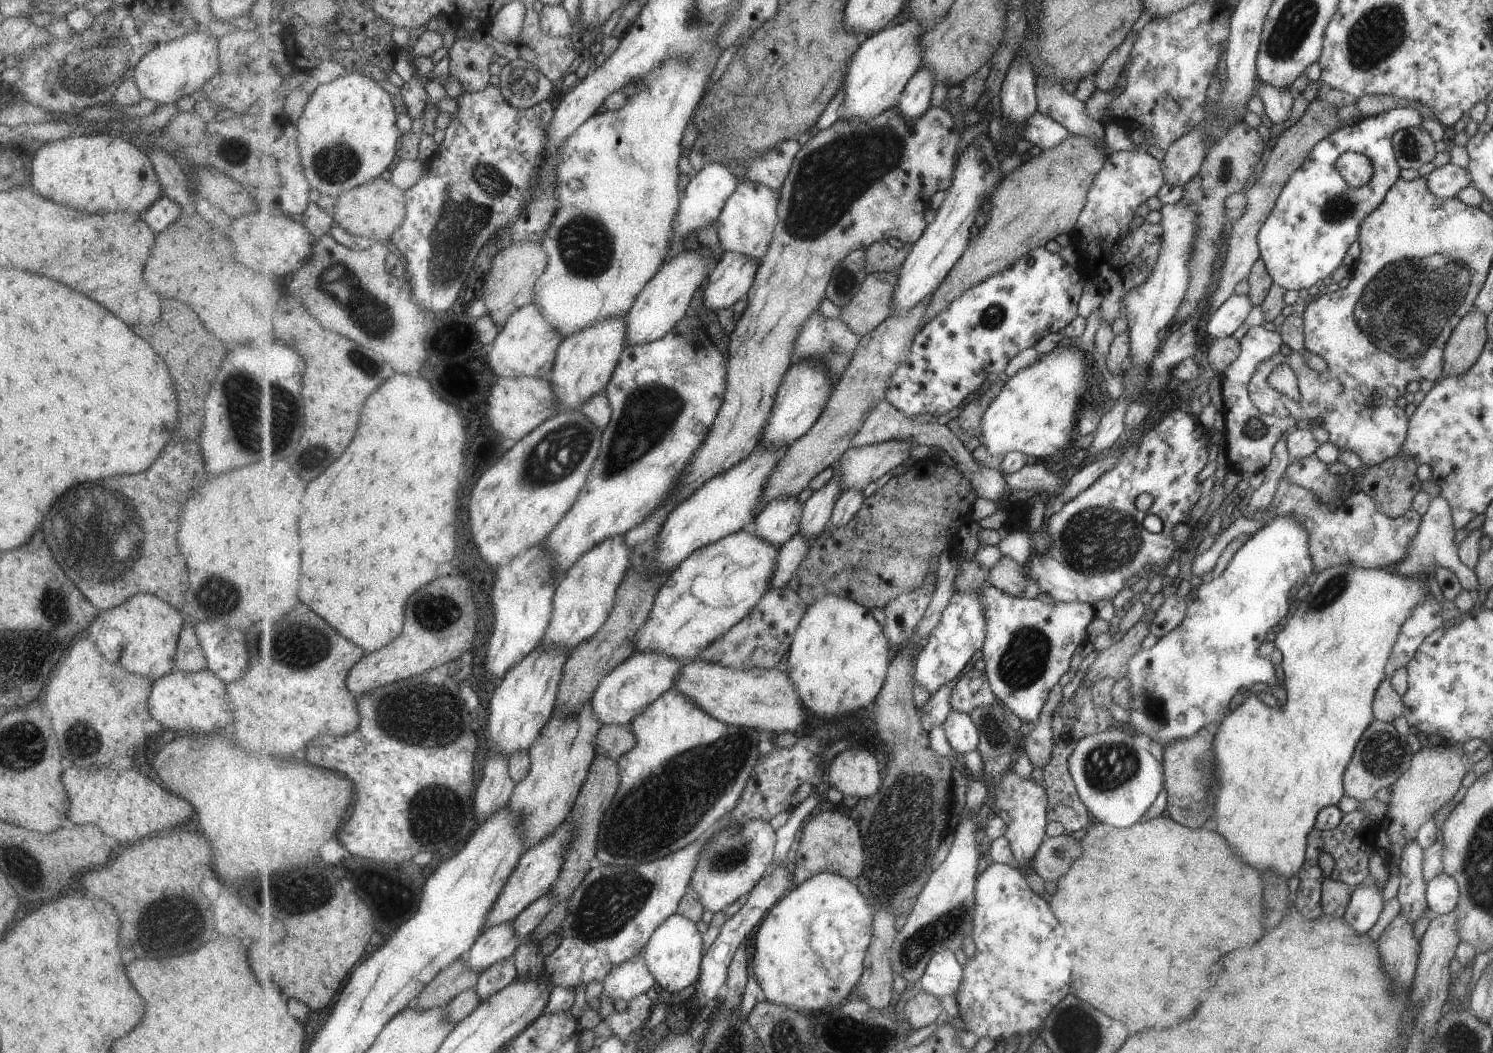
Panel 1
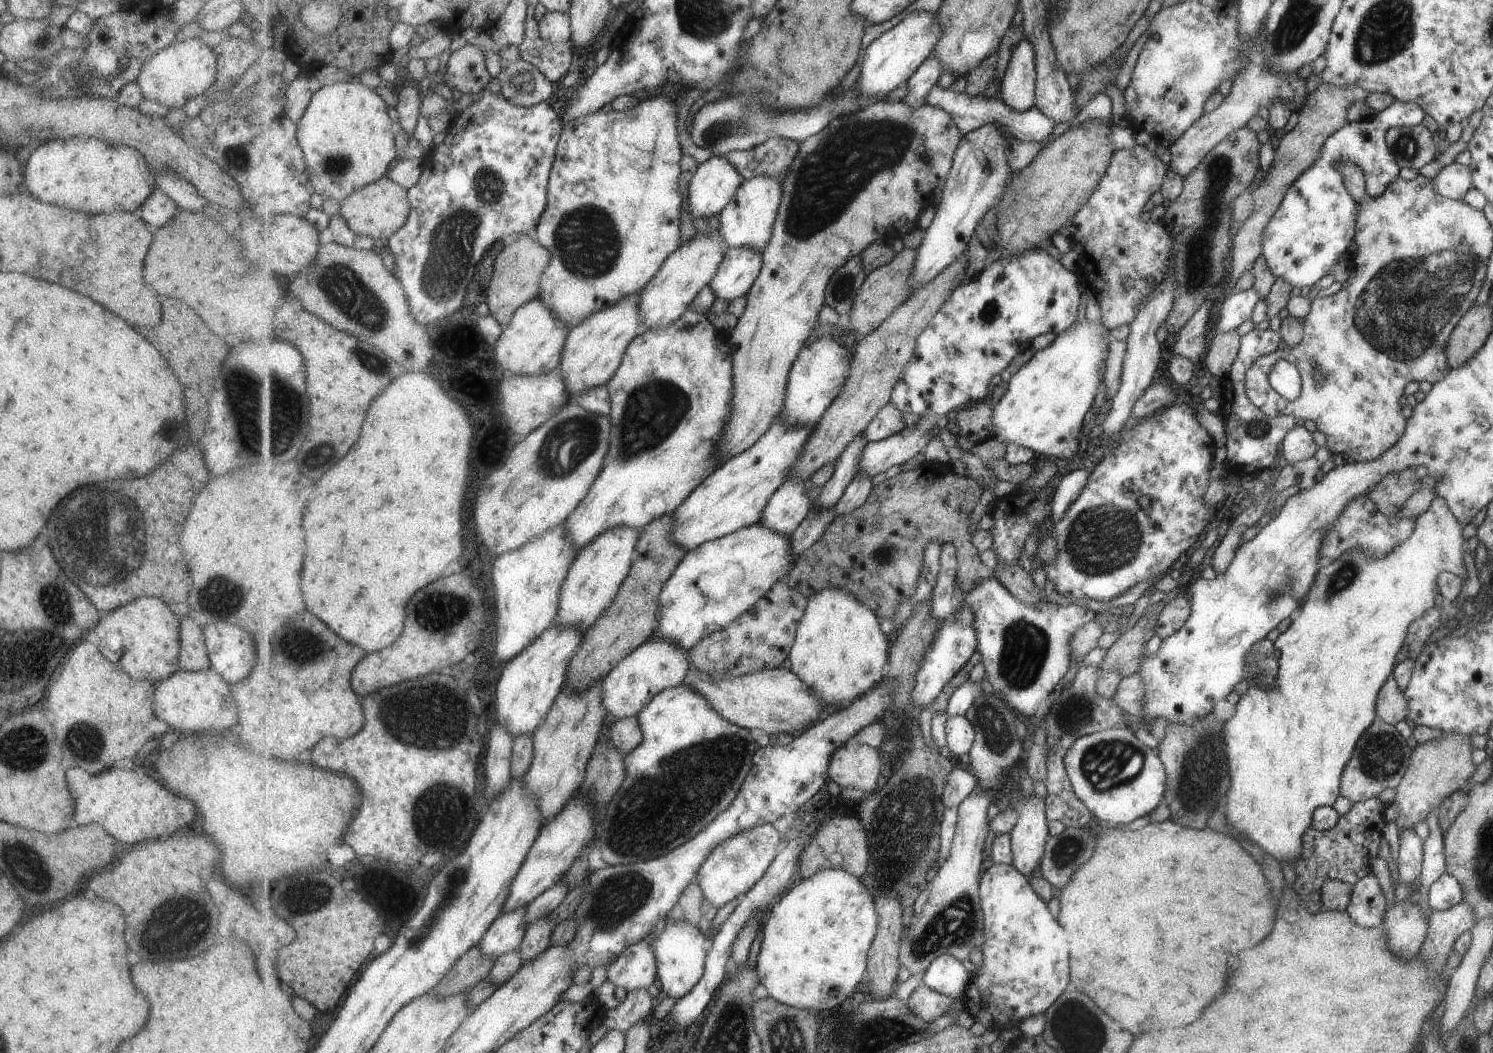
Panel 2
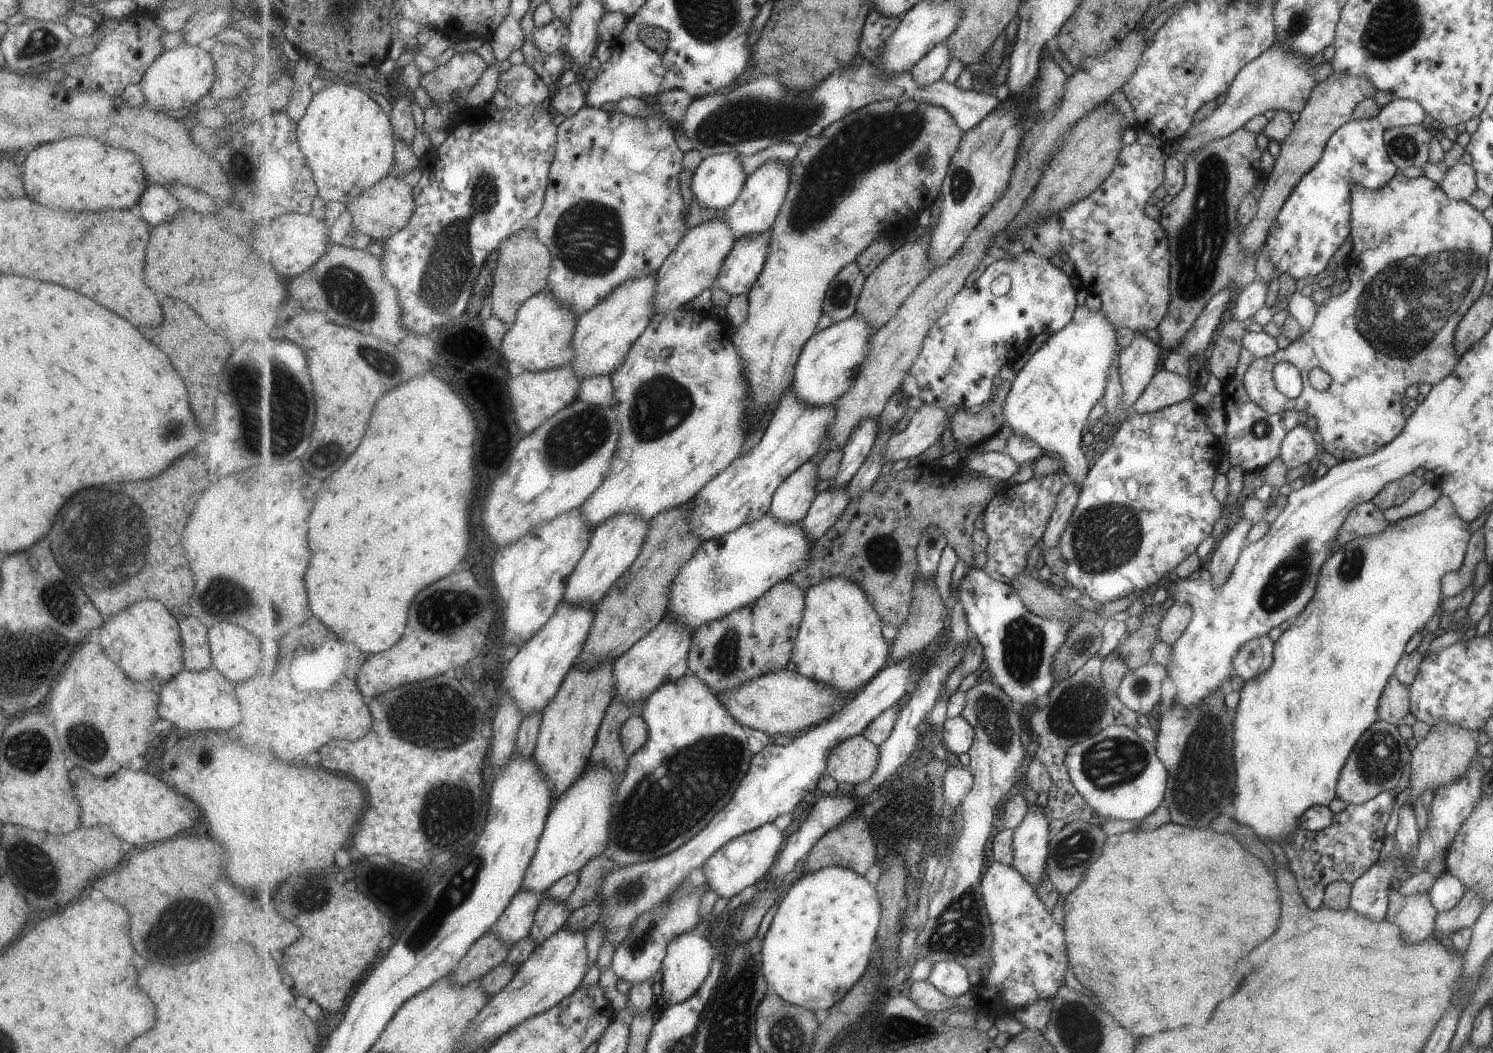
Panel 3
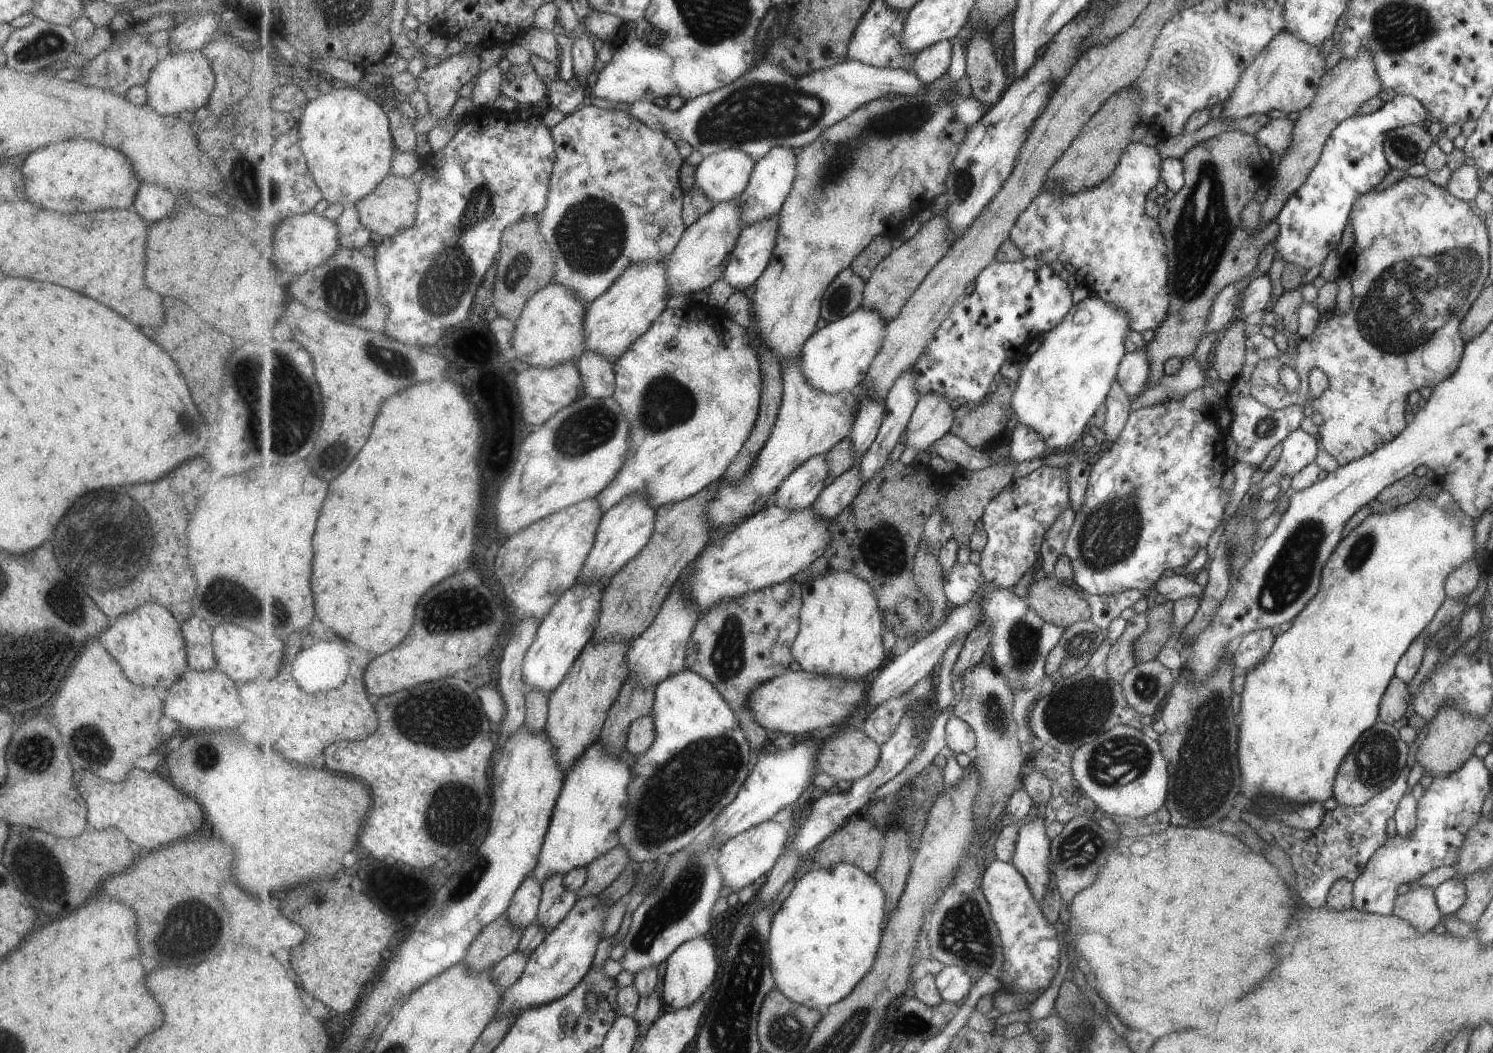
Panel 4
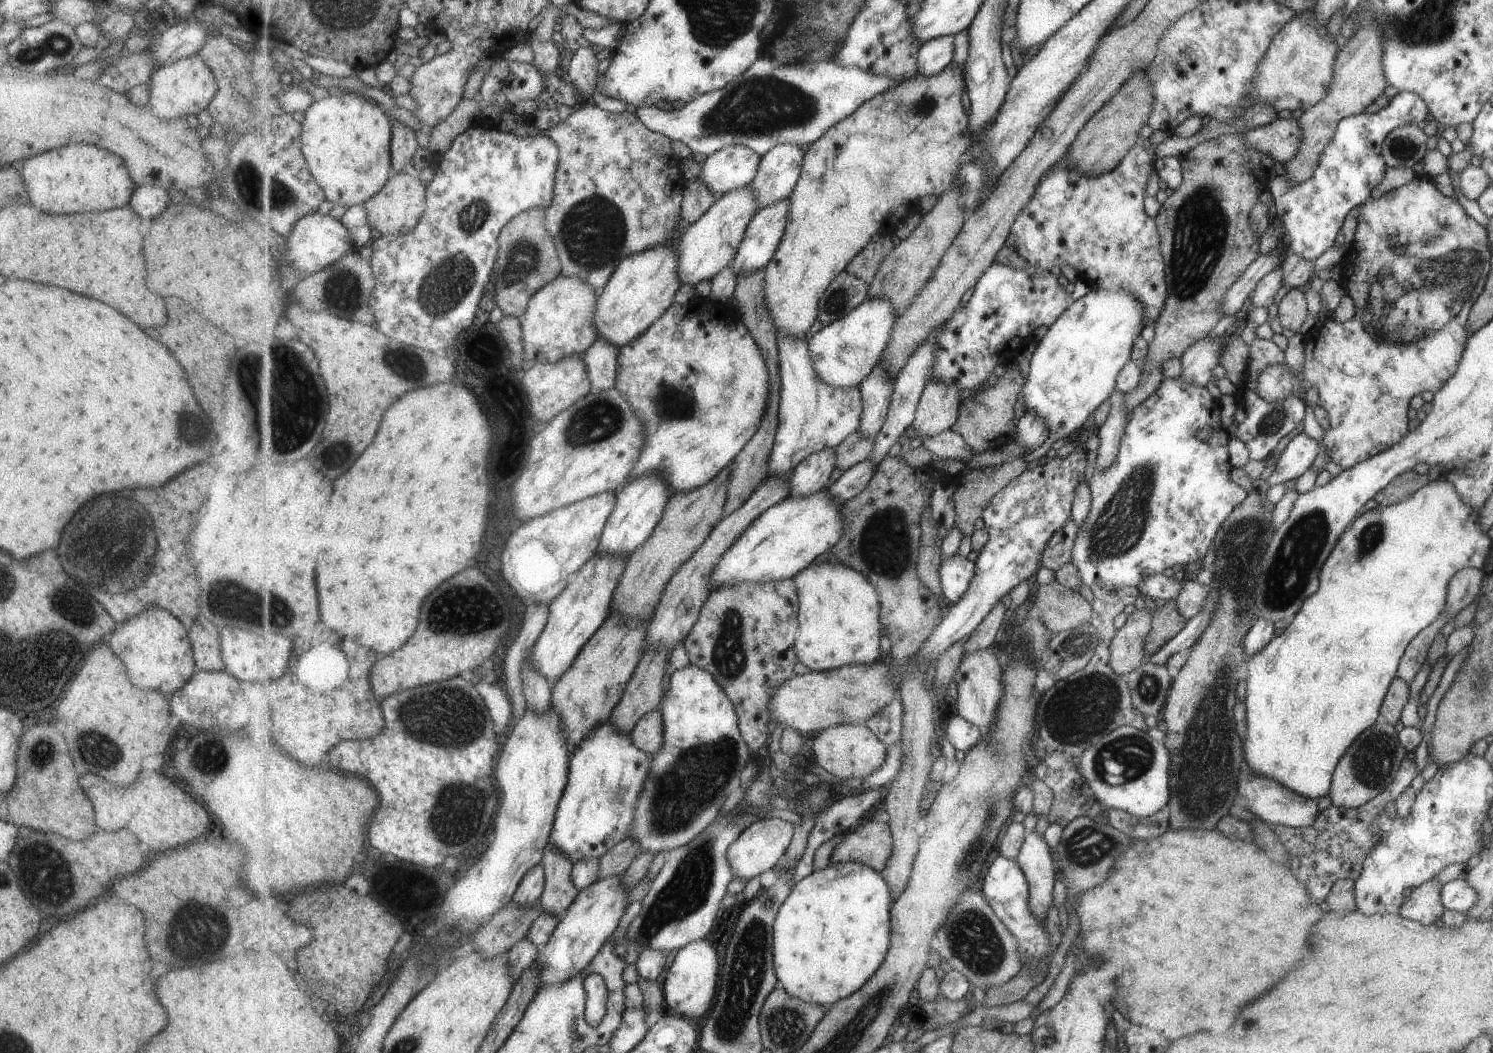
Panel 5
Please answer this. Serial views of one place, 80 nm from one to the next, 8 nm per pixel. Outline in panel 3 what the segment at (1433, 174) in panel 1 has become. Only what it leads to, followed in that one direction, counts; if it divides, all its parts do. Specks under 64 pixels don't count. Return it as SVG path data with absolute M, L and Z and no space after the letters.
M1457 163L1448 168L1440 182L1444 193L1454 201L1466 201L1476 189L1475 171L1471 165Z

